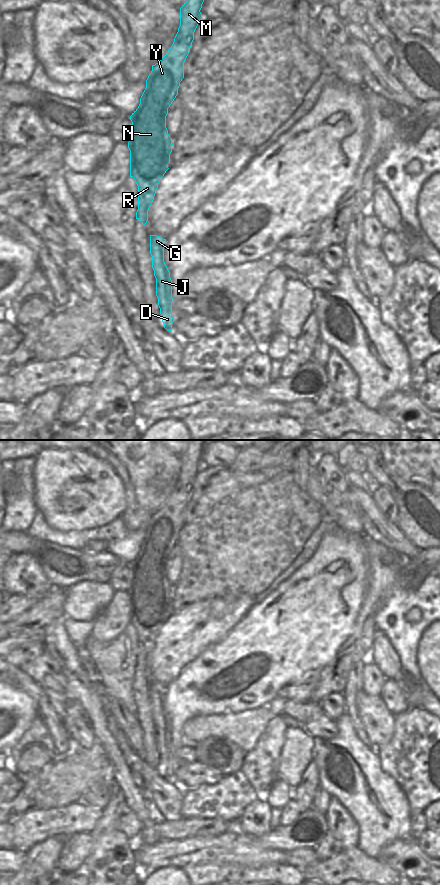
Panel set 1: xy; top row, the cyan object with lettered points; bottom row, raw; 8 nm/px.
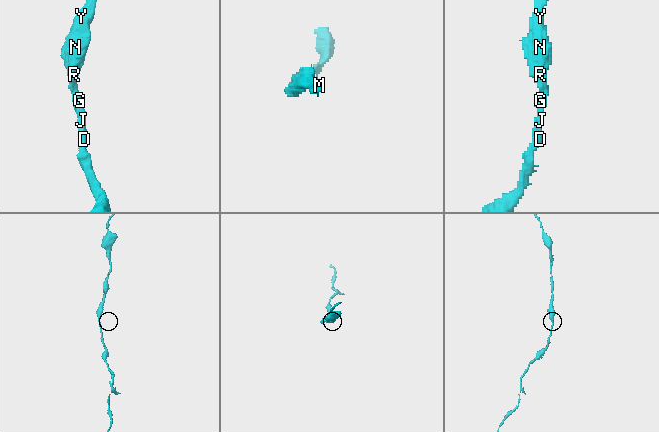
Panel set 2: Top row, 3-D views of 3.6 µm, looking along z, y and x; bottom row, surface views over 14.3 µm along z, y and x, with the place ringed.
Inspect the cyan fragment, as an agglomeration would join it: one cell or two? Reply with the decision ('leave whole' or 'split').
leave whole

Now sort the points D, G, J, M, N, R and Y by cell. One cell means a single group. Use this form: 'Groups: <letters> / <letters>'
Groups: D G J M N R Y

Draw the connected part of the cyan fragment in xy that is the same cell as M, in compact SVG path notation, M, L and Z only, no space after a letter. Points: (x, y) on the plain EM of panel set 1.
M188 440L188 448L180 456L180 474L174 490L168 500L152 513L140 552L130 564L130 625L138 634L136 667L143 673L148 669L148 658L158 632L169 617L173 592L166 576L166 564L184 526L184 510L194 480L202 468L200 458L204 447L204 440Z

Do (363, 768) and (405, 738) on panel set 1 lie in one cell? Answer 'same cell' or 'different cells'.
different cells

